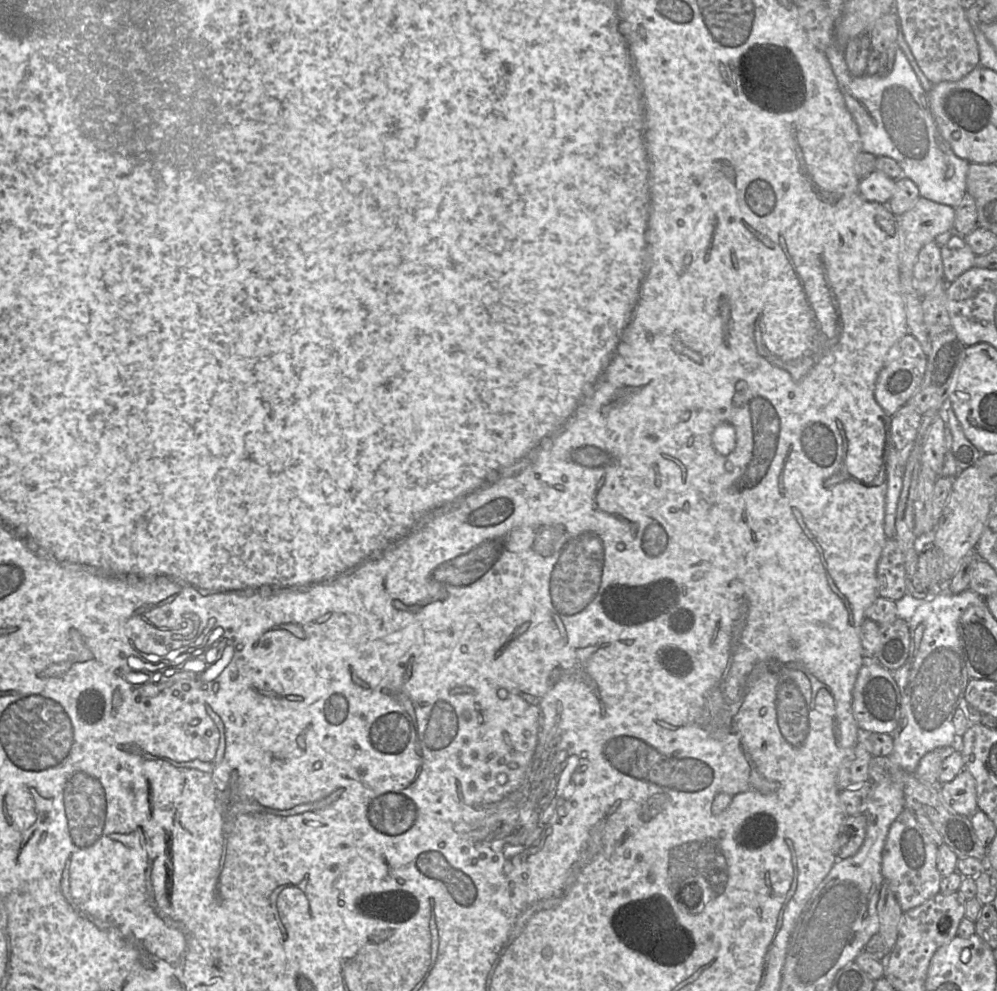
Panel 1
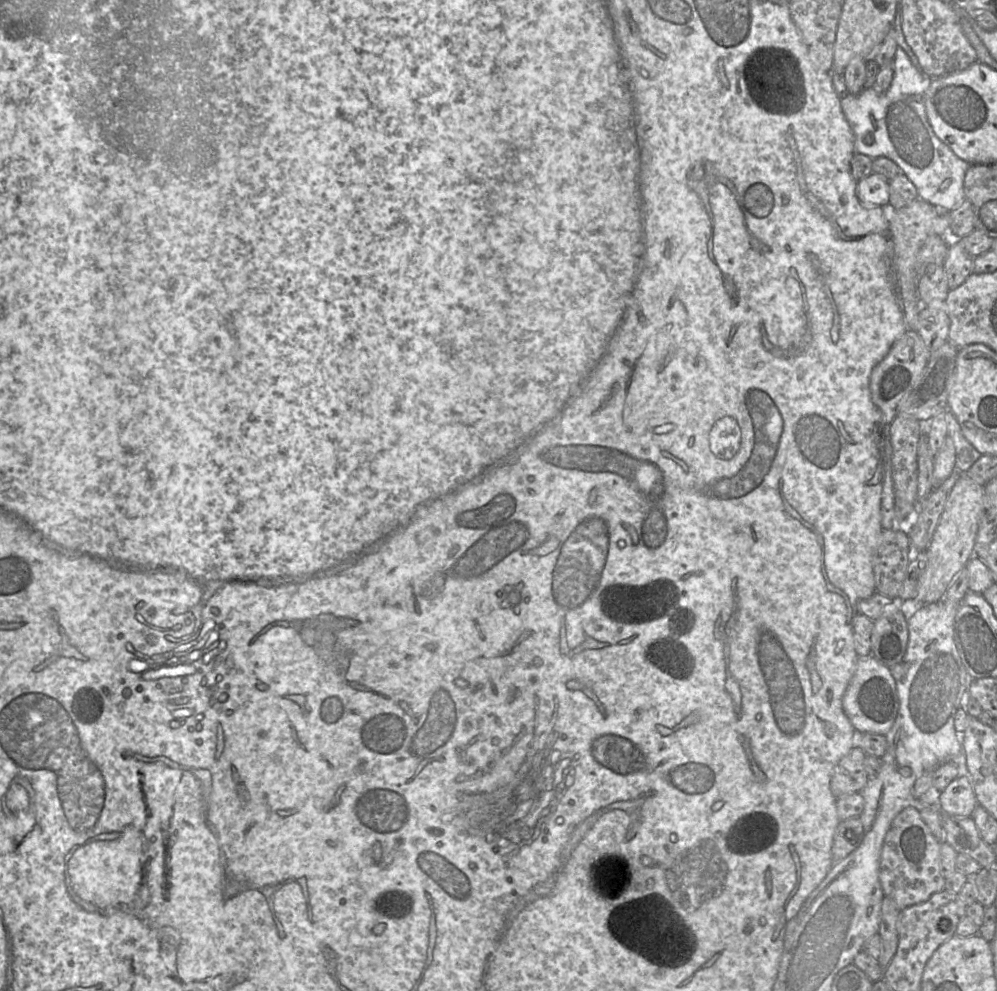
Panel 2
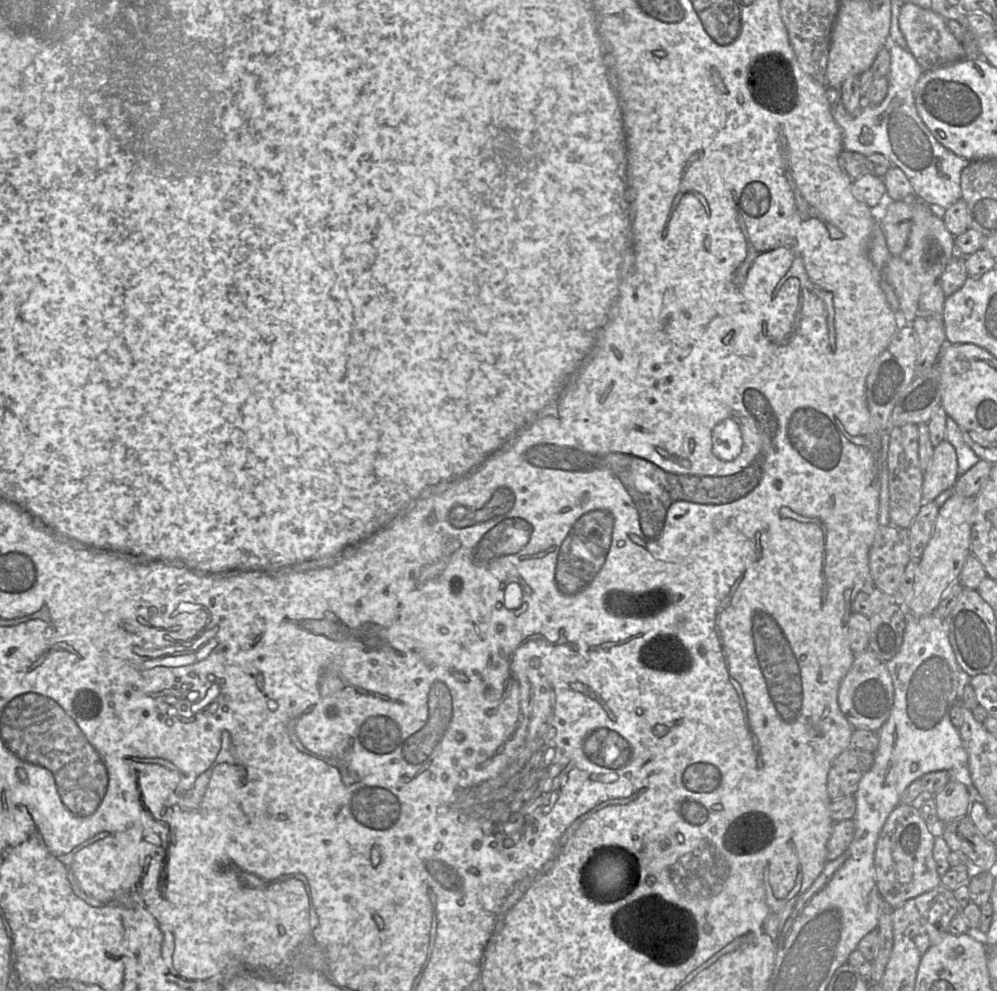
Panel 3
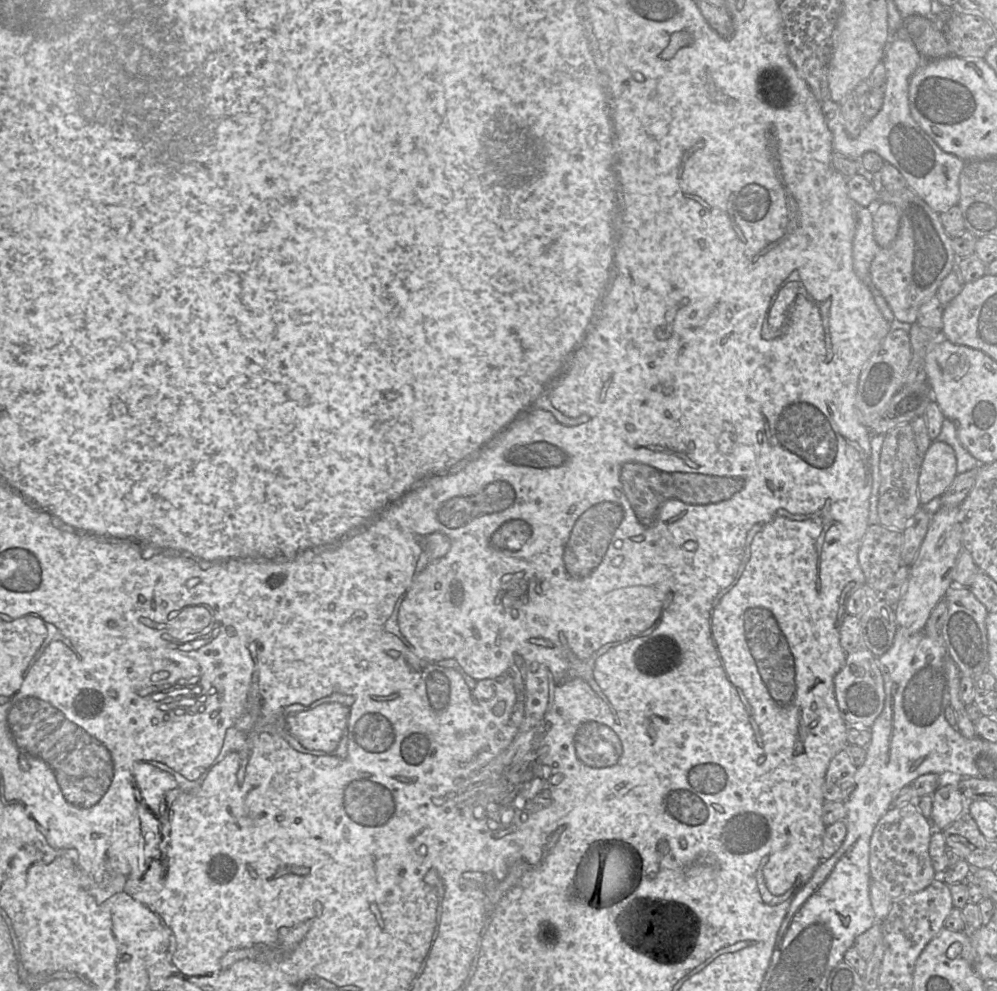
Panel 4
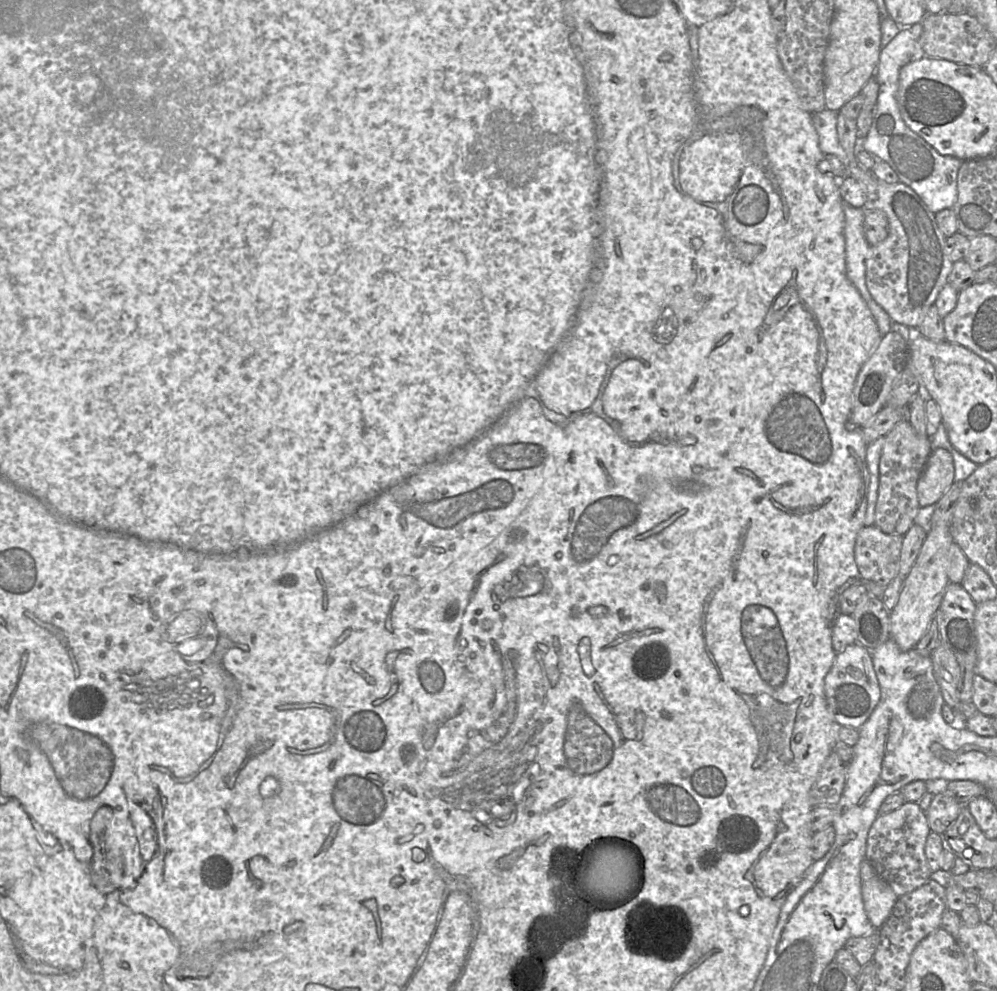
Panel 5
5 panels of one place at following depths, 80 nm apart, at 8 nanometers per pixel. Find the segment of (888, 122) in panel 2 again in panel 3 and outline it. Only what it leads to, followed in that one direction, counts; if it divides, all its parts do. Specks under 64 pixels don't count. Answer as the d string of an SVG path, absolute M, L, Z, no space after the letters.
M897 44L888 48L891 58L888 90L879 105L864 105L858 114L851 115L844 108L840 89L827 88L832 116L842 129L843 150L866 157L874 153L884 155L905 173L916 198L938 211L946 211L962 198L961 173L970 161L945 148L918 115L914 89L923 69L913 54Z

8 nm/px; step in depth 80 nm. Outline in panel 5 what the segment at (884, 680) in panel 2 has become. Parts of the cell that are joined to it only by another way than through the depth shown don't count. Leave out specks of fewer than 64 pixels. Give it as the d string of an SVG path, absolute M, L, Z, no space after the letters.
M854 643L836 653L834 663L824 679L824 691L835 721L839 725L859 729L869 719L881 697L871 650Z

